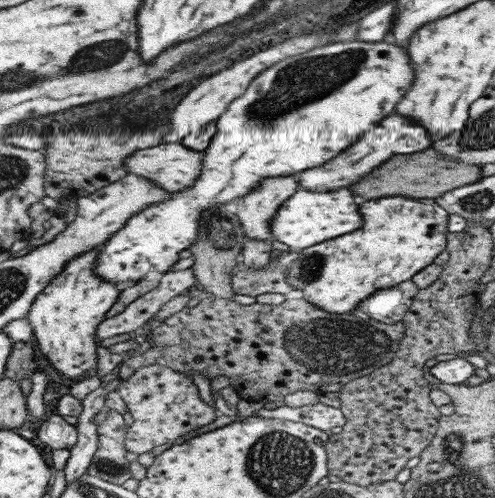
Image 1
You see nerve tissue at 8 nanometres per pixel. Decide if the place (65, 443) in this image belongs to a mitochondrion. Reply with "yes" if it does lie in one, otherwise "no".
no

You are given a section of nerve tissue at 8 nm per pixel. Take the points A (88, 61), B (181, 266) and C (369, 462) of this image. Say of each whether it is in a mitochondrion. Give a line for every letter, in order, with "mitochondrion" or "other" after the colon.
A: mitochondrion
B: other
C: other

